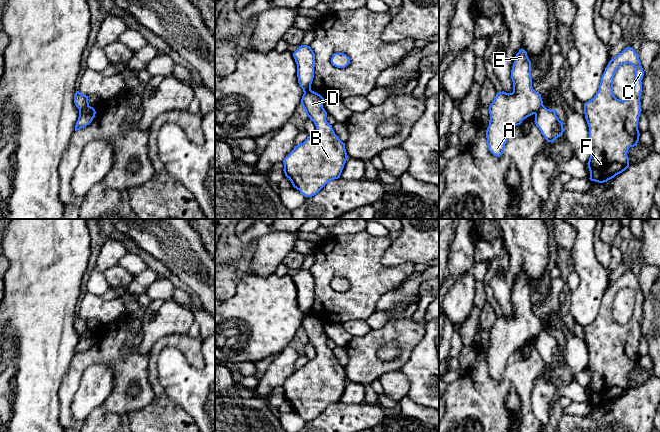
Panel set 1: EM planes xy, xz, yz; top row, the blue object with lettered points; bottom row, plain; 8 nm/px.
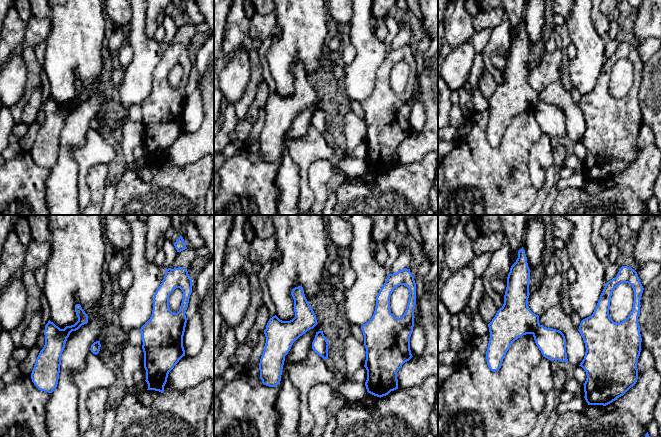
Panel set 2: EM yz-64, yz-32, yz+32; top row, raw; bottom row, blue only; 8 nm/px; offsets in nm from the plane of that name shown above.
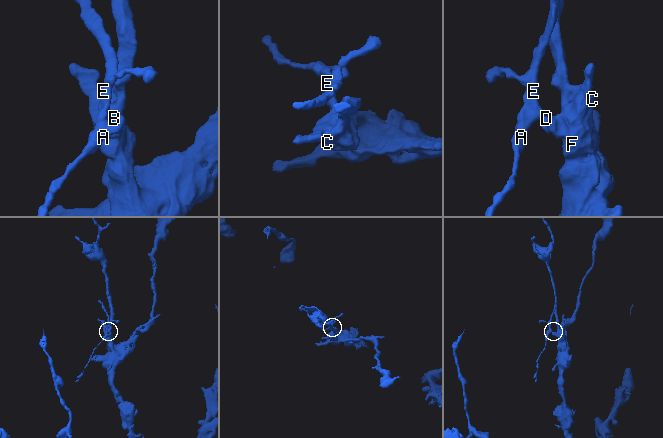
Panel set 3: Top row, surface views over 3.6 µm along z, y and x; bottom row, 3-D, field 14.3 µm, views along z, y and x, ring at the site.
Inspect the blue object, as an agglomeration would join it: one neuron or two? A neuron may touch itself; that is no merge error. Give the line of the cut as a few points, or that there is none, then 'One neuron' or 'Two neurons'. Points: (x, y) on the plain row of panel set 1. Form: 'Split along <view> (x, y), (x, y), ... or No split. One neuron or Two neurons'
Split along yz (543, 329), (535, 338). Two neurons

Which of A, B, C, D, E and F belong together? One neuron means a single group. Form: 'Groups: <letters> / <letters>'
Groups: A E / B C D F

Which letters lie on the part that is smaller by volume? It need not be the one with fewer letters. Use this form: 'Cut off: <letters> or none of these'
Cut off: A, E

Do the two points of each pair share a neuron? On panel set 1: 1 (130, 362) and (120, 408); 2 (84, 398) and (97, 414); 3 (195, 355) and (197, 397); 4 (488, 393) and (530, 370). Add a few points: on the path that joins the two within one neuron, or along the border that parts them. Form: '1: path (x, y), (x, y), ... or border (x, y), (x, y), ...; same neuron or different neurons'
1: path (124, 373), (120, 387), (120, 397); same neuron
2: border (99, 404), (83, 419); different neurons
3: border (179, 351), (191, 365), (199, 369), (204, 367); different neurons
4: path (498, 390), (509, 379), (520, 373); same neuron

